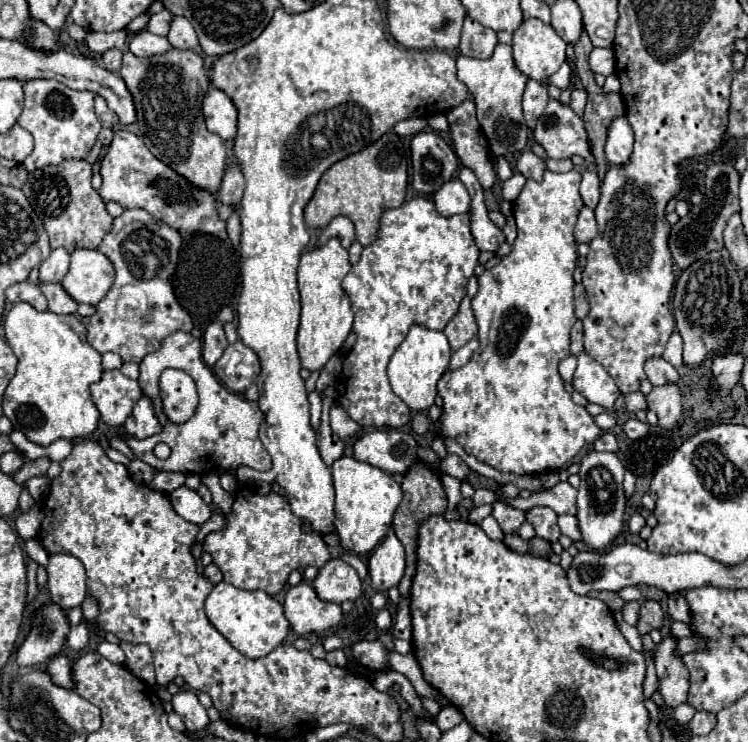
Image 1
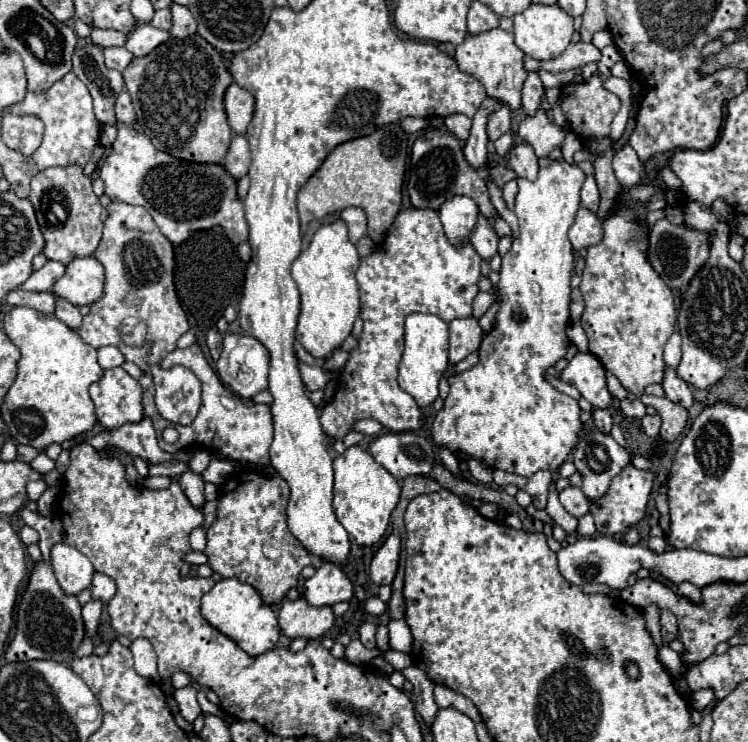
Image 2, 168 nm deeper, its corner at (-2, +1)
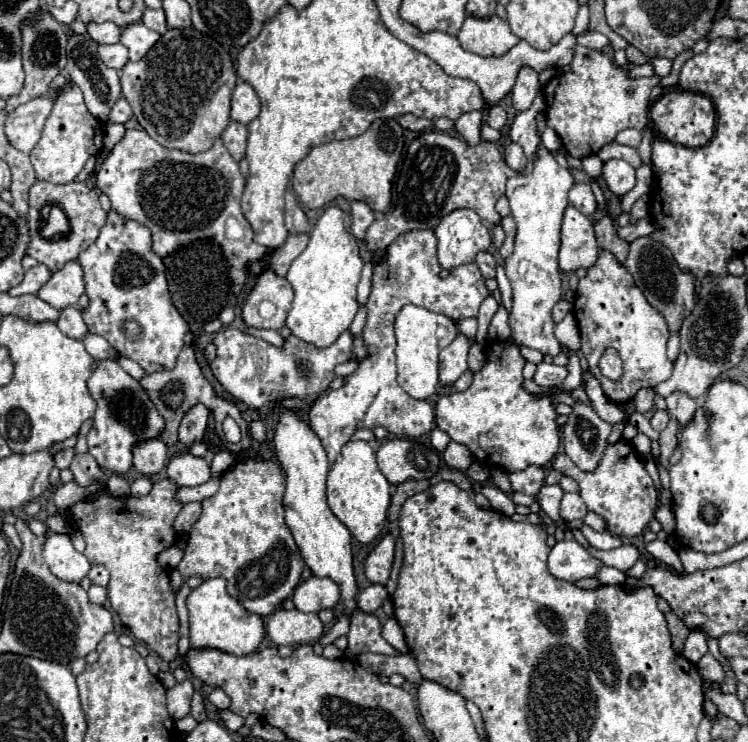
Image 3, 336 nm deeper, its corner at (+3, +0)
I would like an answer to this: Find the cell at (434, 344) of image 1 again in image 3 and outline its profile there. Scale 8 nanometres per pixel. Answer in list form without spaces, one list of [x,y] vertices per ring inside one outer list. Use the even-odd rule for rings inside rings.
[[[408,304],[404,306],[394,322],[396,334],[396,356],[398,356],[398,384],[416,400],[426,400],[436,392],[438,386],[438,352],[450,344],[458,334],[456,324],[436,312]]]

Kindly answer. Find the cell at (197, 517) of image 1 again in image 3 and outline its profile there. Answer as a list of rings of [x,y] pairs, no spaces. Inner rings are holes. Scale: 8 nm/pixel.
[[[182,452],[174,456],[168,464],[168,478],[178,486],[200,486],[210,480],[210,466],[204,458],[196,458],[190,452]]]

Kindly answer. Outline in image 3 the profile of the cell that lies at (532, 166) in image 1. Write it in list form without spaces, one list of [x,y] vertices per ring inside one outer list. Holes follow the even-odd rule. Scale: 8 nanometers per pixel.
[[[514,142],[504,148],[504,160],[516,172],[522,172],[526,168],[526,162],[528,162],[528,158],[522,152],[522,148],[518,144],[514,144]]]

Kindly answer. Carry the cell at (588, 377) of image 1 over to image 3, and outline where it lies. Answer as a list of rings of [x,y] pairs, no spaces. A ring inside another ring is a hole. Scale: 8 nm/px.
[[[538,364],[534,382],[540,386],[562,386],[564,380],[568,376],[568,368],[566,366],[556,366],[556,364]]]

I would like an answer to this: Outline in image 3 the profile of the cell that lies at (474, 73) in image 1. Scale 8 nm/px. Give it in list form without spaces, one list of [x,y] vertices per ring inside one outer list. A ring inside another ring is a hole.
[[[468,16],[458,34],[458,42],[464,50],[490,58],[504,56],[520,42],[520,38],[514,36],[508,28],[508,22],[500,20],[498,16],[490,16],[488,20]]]

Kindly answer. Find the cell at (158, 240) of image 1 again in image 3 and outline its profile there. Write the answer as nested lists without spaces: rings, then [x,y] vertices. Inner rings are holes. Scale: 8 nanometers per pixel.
[[[110,210],[100,236],[78,256],[78,262],[84,268],[86,294],[90,298],[90,306],[82,310],[88,334],[106,338],[120,356],[138,362],[146,374],[174,368],[176,356],[184,346],[188,324],[172,304],[164,262],[152,250],[152,234],[148,226]],[[128,318],[142,326],[142,334],[136,340],[126,338],[120,328],[120,324]]]

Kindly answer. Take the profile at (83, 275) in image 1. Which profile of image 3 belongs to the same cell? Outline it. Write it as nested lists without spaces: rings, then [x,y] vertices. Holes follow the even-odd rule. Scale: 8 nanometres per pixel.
[[[72,260],[52,274],[52,278],[40,288],[38,296],[56,310],[62,310],[74,306],[84,292],[86,292],[84,270],[78,260]]]

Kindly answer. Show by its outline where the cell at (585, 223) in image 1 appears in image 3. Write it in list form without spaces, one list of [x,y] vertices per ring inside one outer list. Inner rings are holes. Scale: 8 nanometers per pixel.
[[[568,206],[562,220],[562,246],[560,246],[560,268],[574,272],[576,268],[590,268],[598,258],[598,244],[594,226],[574,206]]]

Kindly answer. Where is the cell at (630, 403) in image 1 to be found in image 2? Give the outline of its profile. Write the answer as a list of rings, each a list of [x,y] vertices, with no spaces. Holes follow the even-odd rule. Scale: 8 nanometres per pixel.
[[[605,373],[605,381],[607,381],[607,387],[609,387],[609,393],[613,395],[613,397],[617,397],[617,399],[625,399],[625,397],[633,397],[619,381],[617,381],[617,377],[615,375],[609,375],[609,373]]]

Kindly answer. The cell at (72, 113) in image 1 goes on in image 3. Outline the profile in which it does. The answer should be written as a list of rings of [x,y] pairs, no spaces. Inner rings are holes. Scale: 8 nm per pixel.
[[[74,82],[68,84],[64,90],[60,90],[56,94],[52,112],[42,130],[42,138],[30,152],[30,160],[36,170],[36,176],[40,180],[48,180],[54,184],[72,182],[76,178],[76,174],[84,168],[86,160],[92,154],[98,154],[102,150],[102,138],[104,138],[104,128],[88,112],[80,88]]]

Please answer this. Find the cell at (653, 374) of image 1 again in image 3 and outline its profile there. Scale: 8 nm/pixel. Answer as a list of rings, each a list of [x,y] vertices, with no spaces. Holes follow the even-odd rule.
[[[672,392],[666,398],[666,404],[668,404],[670,416],[674,416],[682,426],[692,422],[692,416],[694,416],[694,412],[698,408],[696,406],[696,400],[690,398],[686,392]]]

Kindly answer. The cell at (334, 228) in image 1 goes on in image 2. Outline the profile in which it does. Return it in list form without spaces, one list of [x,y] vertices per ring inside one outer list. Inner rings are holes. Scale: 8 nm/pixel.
[[[347,207],[341,211],[341,219],[349,225],[349,241],[357,243],[367,233],[367,215],[359,207]]]

